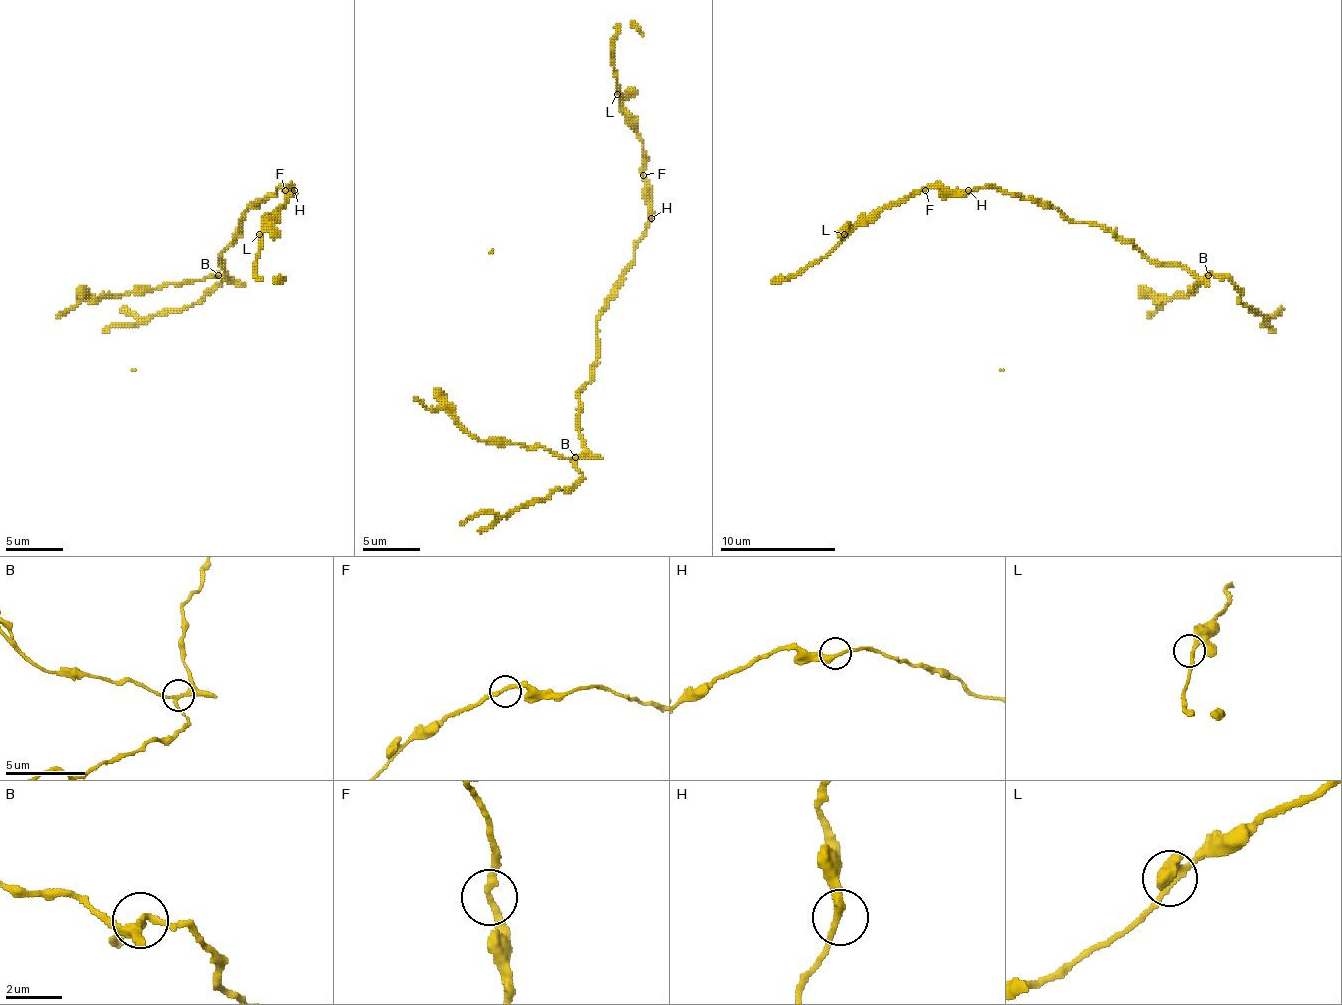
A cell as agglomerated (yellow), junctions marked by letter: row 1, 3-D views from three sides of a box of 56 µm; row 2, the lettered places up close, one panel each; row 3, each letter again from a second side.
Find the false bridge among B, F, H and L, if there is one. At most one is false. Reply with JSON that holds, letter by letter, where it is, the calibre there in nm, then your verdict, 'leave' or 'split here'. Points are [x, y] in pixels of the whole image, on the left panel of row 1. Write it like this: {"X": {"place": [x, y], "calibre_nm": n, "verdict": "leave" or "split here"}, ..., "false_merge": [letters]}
{"B": {"place": [218, 275], "calibre_nm": 200, "verdict": "split here"}, "F": {"place": [285, 190], "calibre_nm": 240, "verdict": "leave"}, "H": {"place": [294, 190], "calibre_nm": 260, "verdict": "leave"}, "L": {"place": [259, 234], "calibre_nm": 200, "verdict": "leave"}, "false_merge": ["B"]}

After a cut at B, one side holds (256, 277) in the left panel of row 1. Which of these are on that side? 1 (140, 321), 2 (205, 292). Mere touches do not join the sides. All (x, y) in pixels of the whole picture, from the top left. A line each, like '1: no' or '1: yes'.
1: yes
2: yes

